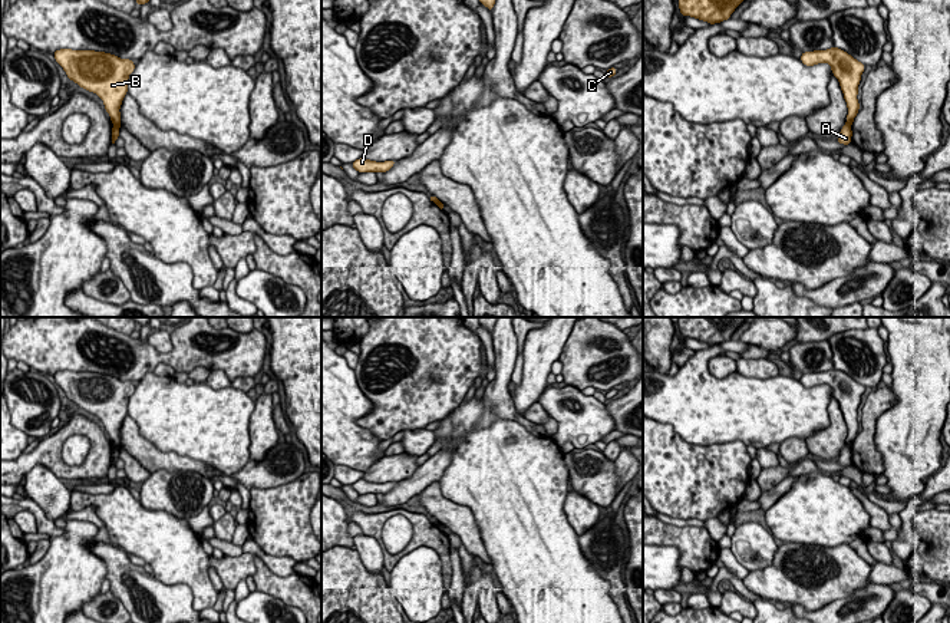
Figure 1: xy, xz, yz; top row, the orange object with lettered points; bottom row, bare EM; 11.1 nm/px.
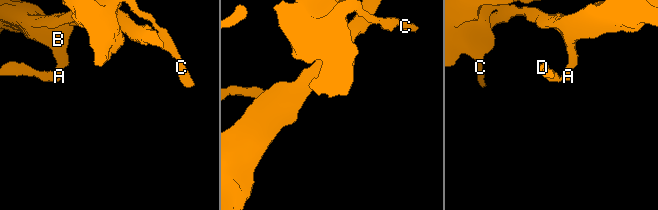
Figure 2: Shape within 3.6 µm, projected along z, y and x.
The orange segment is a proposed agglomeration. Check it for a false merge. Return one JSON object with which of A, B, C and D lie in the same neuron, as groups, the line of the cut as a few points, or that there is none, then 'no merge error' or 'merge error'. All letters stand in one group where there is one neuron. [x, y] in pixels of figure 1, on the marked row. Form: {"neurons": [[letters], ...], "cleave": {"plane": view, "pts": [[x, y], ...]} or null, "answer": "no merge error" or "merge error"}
{"neurons": [["A", "C", "D"], ["B"]], "cleave": {"plane": "yz", "pts": [[845, 122], [850, 125]]}, "answer": "merge error"}

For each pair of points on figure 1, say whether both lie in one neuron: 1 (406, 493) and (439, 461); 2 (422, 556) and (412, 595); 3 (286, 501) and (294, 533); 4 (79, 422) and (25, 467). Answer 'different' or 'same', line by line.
1: same
2: same
3: same
4: same

